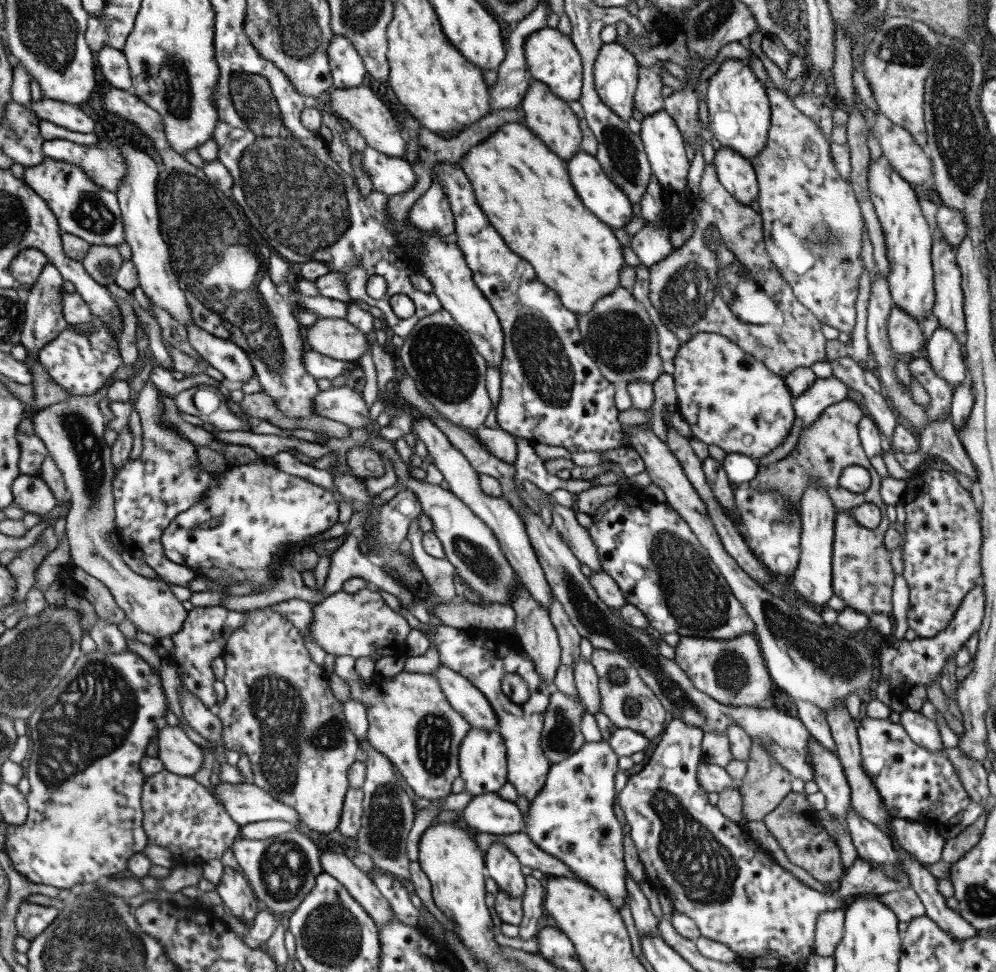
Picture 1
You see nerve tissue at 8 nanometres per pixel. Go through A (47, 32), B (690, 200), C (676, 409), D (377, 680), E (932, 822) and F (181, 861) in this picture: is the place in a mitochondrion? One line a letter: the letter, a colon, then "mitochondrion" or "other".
A: mitochondrion
B: other
C: other
D: other
E: other
F: other

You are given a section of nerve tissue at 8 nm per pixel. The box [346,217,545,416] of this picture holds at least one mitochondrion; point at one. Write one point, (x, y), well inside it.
(446, 368)

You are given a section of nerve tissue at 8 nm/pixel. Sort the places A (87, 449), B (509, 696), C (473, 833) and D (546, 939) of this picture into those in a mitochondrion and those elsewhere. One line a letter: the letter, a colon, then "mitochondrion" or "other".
A: mitochondrion
B: other
C: other
D: other

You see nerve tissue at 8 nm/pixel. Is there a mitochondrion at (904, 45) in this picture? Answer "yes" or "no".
yes

